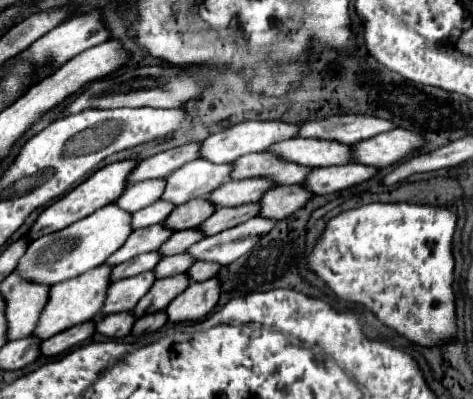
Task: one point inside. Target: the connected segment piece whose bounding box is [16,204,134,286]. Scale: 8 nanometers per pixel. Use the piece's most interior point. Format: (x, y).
(89, 242)

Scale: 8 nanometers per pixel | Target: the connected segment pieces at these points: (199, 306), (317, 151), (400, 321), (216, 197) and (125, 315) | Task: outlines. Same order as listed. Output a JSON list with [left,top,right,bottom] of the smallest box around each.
[[168,278,222,322],[268,138,352,164],[308,204,456,346],[210,178,276,206],[96,312,136,338]]

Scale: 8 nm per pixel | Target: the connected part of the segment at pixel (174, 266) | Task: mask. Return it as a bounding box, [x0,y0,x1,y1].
[154,252,196,278]

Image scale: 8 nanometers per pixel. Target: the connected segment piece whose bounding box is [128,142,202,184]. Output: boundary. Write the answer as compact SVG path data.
M190 142L190 144L184 144L184 146L172 148L172 150L158 152L154 156L142 160L134 168L134 172L128 178L128 184L140 182L140 180L146 180L146 178L164 178L170 172L174 172L176 168L184 166L186 162L200 158L200 148L202 148L202 142Z

